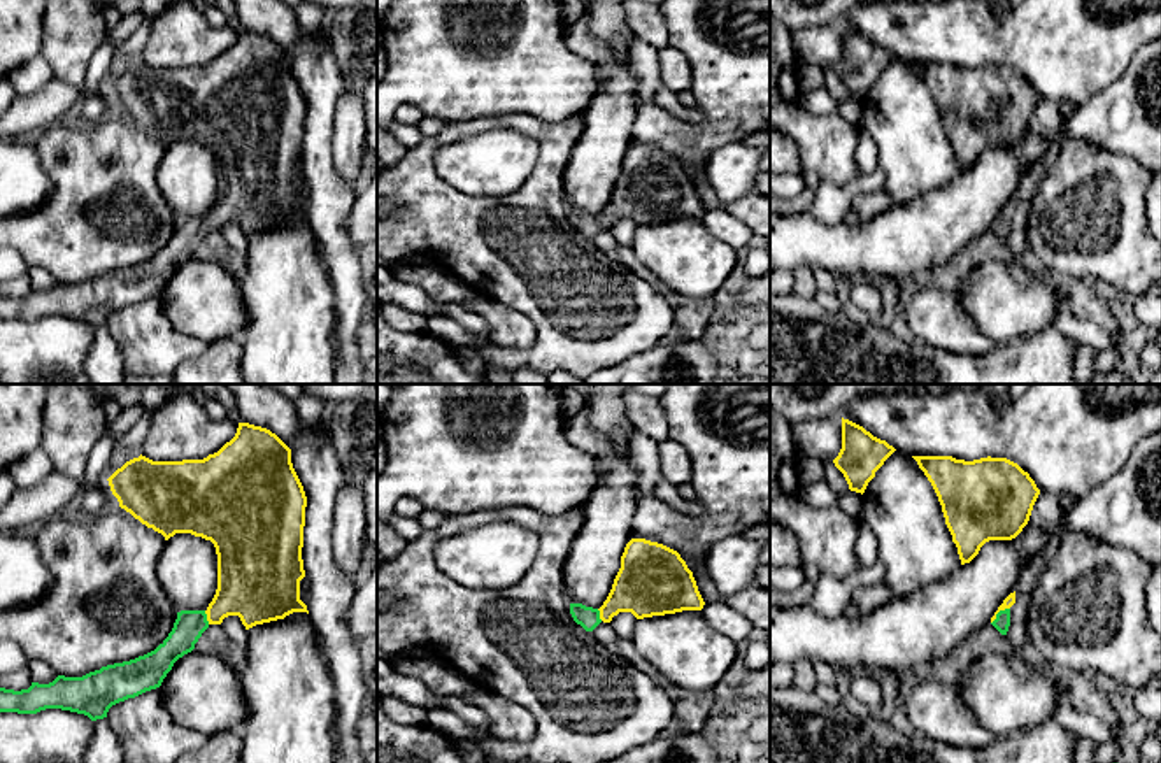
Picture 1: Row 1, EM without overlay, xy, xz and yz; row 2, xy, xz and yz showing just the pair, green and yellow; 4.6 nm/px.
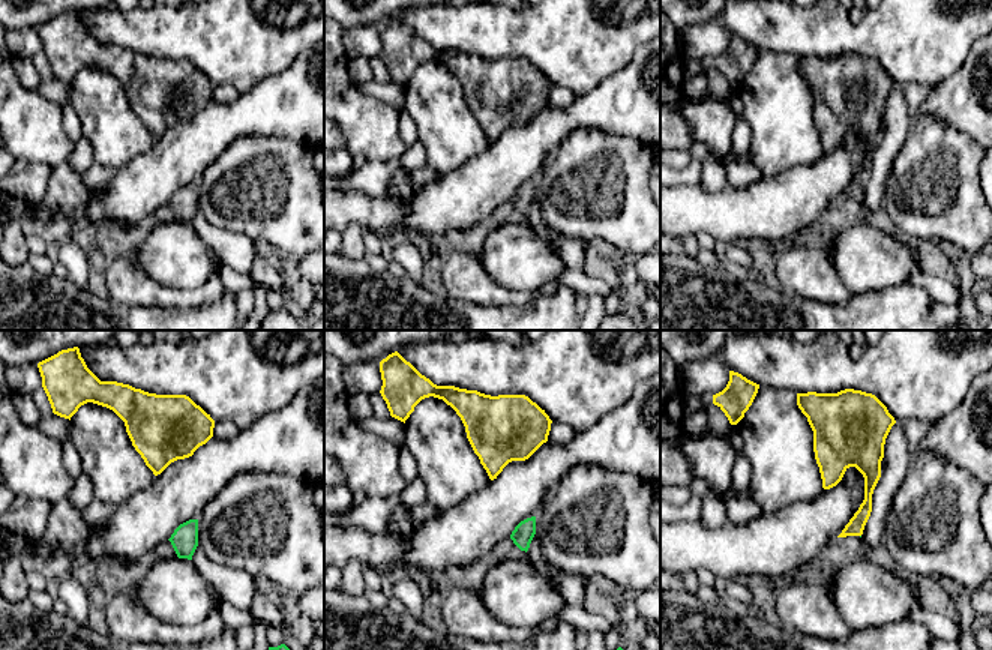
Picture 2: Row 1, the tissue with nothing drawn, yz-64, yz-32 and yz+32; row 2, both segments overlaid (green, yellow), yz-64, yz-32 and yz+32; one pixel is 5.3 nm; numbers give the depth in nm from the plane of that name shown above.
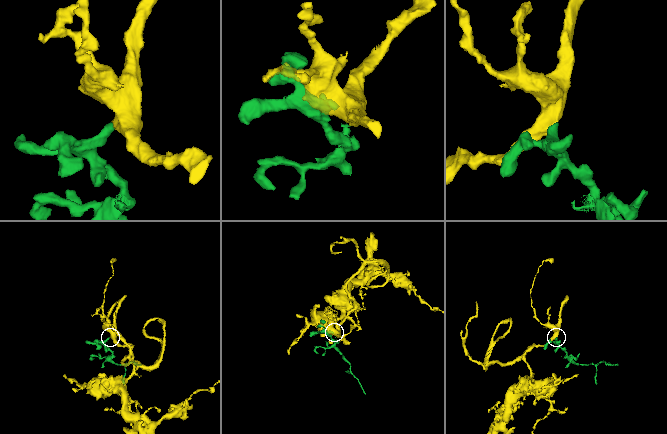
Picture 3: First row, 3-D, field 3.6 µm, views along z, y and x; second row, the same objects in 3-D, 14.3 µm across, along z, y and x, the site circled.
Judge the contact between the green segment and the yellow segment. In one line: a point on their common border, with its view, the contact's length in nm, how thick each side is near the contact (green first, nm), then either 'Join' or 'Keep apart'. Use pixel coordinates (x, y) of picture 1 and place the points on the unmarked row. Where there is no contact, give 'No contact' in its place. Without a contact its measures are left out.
Touches green at yz (998, 220). Shared border 120 nm. Thickness 70 nm (green) against 50 nm. Join

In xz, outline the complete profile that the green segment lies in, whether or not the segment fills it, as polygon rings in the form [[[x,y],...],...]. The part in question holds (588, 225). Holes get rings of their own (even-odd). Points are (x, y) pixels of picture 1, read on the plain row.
[[[631,146],[624,154],[621,175],[603,212],[593,216],[570,210],[570,221],[586,239],[593,239],[602,228],[610,230],[619,219],[631,219],[637,226],[644,226],[682,217],[702,217],[703,212],[693,179],[677,158],[645,146]]]

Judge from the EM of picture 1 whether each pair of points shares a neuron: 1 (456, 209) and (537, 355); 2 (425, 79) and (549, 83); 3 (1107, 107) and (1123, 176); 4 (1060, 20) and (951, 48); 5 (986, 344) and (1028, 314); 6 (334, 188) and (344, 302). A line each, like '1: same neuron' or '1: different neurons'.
1: same neuron
2: same neuron
3: different neurons
4: same neuron
5: different neurons
6: same neuron

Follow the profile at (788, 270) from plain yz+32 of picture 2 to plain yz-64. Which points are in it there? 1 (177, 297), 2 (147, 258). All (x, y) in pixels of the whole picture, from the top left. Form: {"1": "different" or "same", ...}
{"1": "same", "2": "different"}

